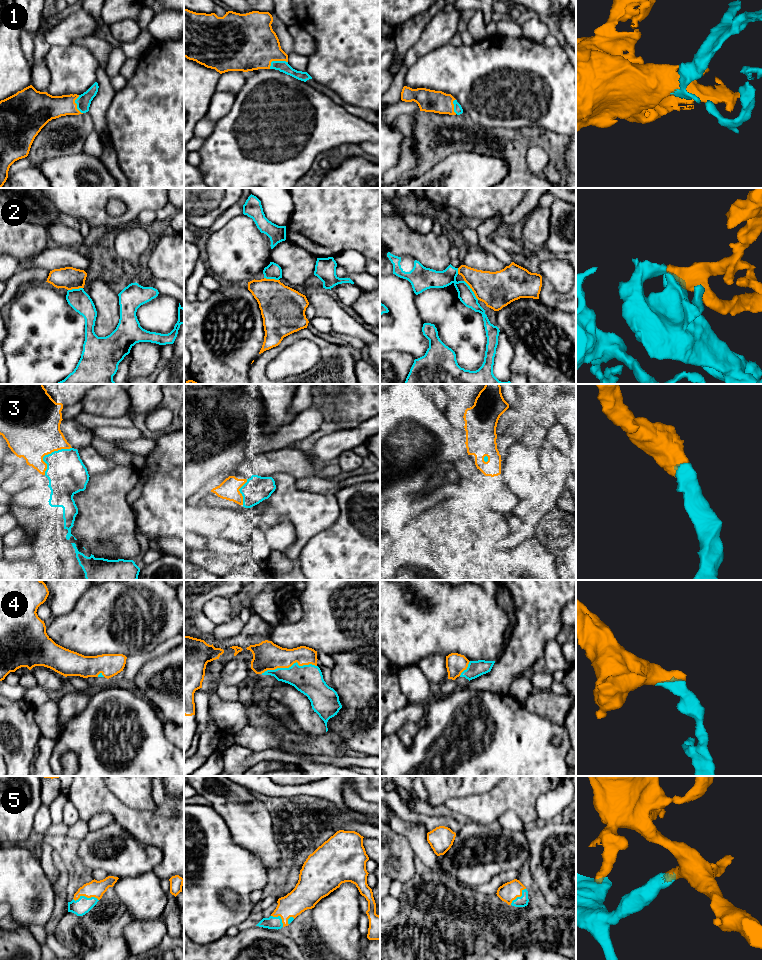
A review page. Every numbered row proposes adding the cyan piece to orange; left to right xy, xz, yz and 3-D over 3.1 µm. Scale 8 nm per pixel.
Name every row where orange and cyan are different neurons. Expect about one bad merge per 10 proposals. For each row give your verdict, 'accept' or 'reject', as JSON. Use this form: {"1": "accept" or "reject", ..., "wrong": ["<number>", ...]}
{"1": "accept", "2": "accept", "3": "accept", "4": "accept", "5": "accept", "wrong": []}

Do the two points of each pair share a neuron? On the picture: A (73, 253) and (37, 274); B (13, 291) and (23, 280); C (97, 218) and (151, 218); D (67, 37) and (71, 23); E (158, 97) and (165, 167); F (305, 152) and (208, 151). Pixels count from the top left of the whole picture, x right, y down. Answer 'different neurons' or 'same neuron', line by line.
A: different neurons
B: same neuron
C: different neurons
D: same neuron
E: same neuron
F: same neuron

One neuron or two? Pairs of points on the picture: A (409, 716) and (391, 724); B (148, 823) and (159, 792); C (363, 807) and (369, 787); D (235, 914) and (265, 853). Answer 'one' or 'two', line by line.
A: one
B: one
C: two
D: two

